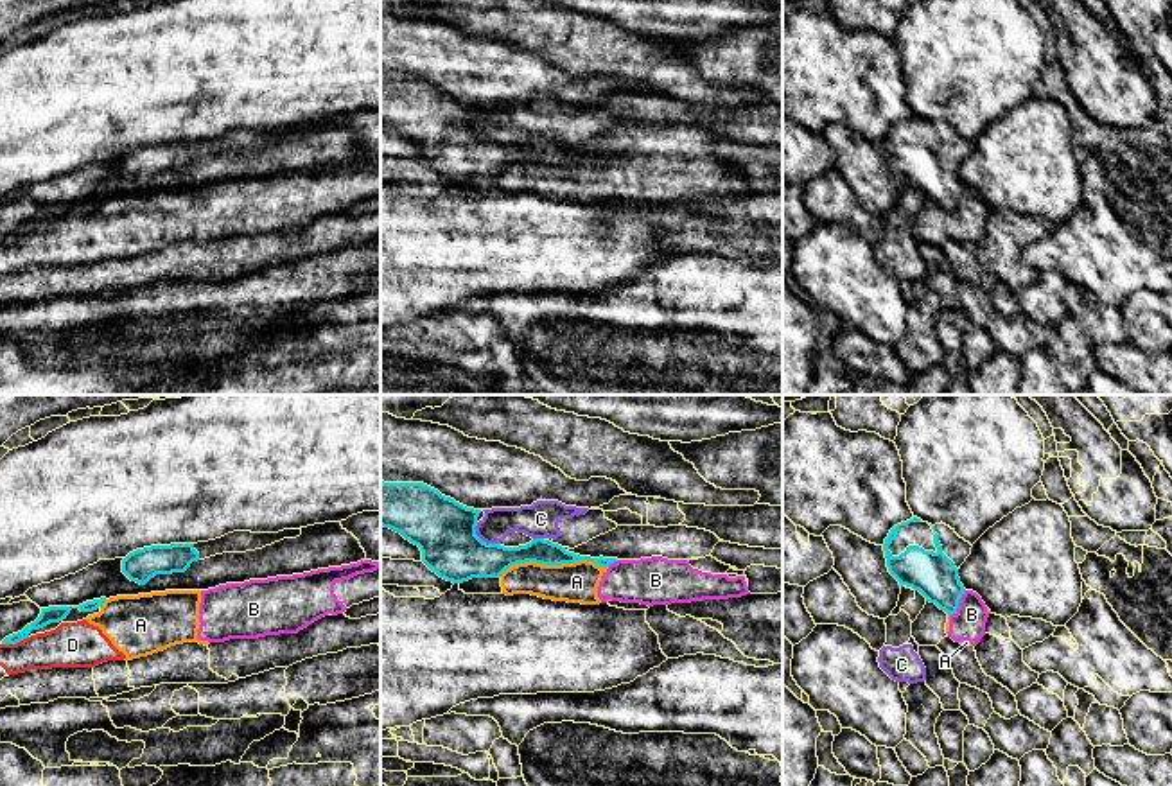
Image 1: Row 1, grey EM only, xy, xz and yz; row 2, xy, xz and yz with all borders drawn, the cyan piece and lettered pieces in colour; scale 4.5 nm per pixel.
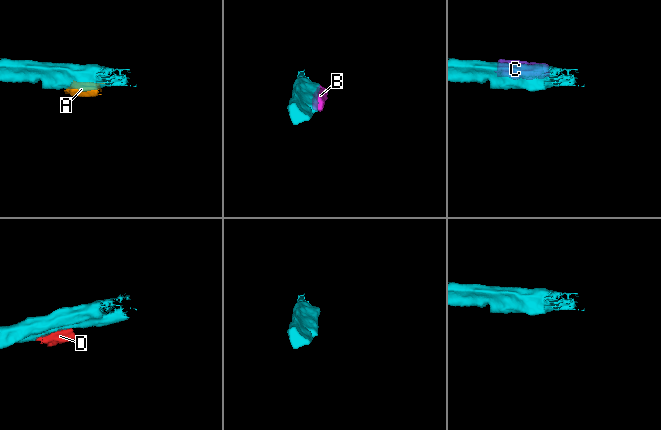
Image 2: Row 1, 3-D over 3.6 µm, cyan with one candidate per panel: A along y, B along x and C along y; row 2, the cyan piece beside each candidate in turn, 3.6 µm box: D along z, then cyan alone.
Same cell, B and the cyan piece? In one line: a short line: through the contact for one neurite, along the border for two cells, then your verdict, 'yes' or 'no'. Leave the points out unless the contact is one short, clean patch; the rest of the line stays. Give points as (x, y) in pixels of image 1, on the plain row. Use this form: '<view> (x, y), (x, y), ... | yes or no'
yz (966, 189), (959, 205), (950, 214) | no

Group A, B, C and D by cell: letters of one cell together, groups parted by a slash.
A B D / C

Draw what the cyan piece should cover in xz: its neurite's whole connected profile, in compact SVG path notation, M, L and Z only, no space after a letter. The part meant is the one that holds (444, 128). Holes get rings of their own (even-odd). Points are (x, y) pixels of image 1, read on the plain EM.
M380 79L380 124L418 144L422 160L447 179L499 176L512 163L526 160L562 163L587 158L599 165L617 160L580 154L544 136L519 145L486 142L476 133L479 111L424 81Z

